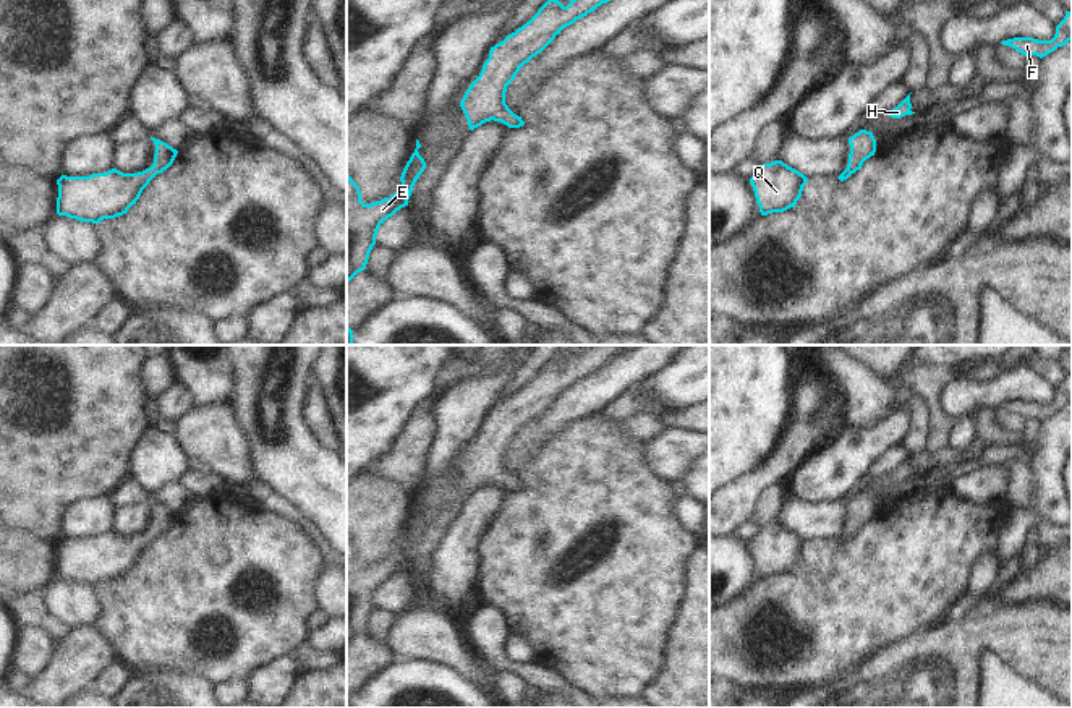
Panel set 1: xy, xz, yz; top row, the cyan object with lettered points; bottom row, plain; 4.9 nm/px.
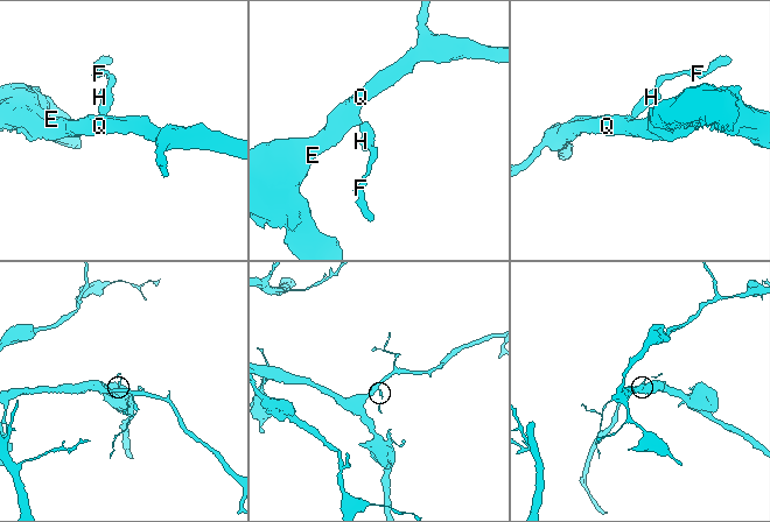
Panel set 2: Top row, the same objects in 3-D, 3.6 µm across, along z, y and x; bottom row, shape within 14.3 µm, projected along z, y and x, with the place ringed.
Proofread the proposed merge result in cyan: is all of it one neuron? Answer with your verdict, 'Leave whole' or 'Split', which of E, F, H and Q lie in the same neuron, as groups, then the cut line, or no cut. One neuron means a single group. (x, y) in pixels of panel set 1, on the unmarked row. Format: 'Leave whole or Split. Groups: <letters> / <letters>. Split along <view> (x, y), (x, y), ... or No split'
Leave whole. Groups: E F H Q. No split.

